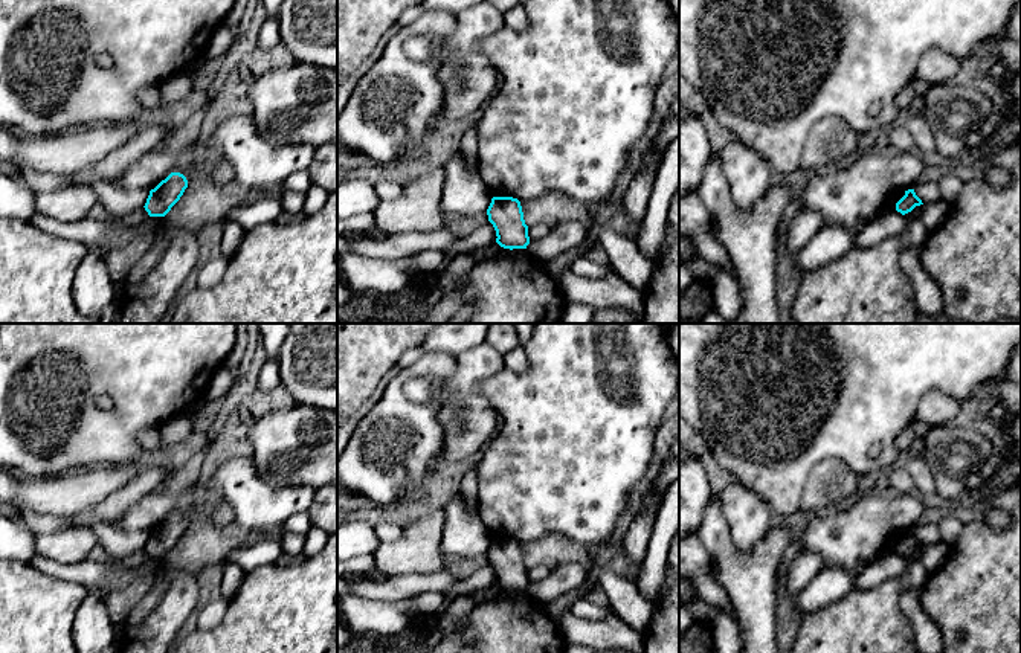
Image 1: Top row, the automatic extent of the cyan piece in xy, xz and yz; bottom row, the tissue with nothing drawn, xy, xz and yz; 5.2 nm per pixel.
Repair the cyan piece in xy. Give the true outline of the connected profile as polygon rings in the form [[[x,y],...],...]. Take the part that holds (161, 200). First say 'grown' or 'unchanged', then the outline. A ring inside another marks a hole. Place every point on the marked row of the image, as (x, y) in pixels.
unchanged; [[[171,172],[165,180],[150,191],[143,206],[145,211],[150,217],[165,217],[180,200],[186,188],[186,177],[180,172]]]

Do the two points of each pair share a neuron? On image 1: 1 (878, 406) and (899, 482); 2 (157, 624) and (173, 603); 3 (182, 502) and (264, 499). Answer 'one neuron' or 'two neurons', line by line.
1: two neurons
2: one neuron
3: one neuron

